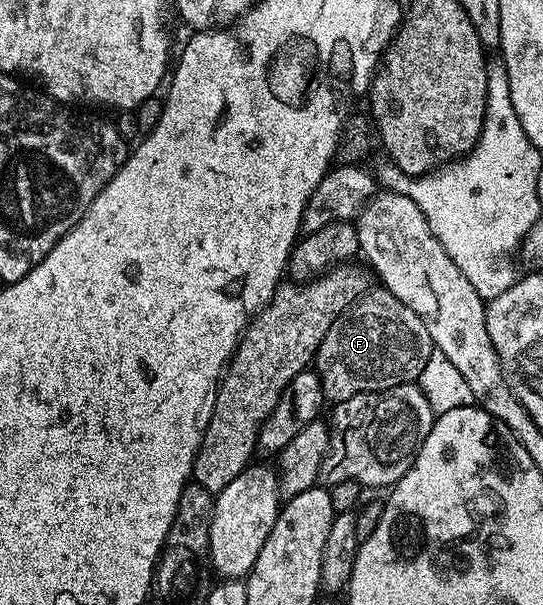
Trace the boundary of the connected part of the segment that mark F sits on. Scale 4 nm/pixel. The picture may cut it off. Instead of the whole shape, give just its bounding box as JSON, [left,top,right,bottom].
[316,289,434,404]

